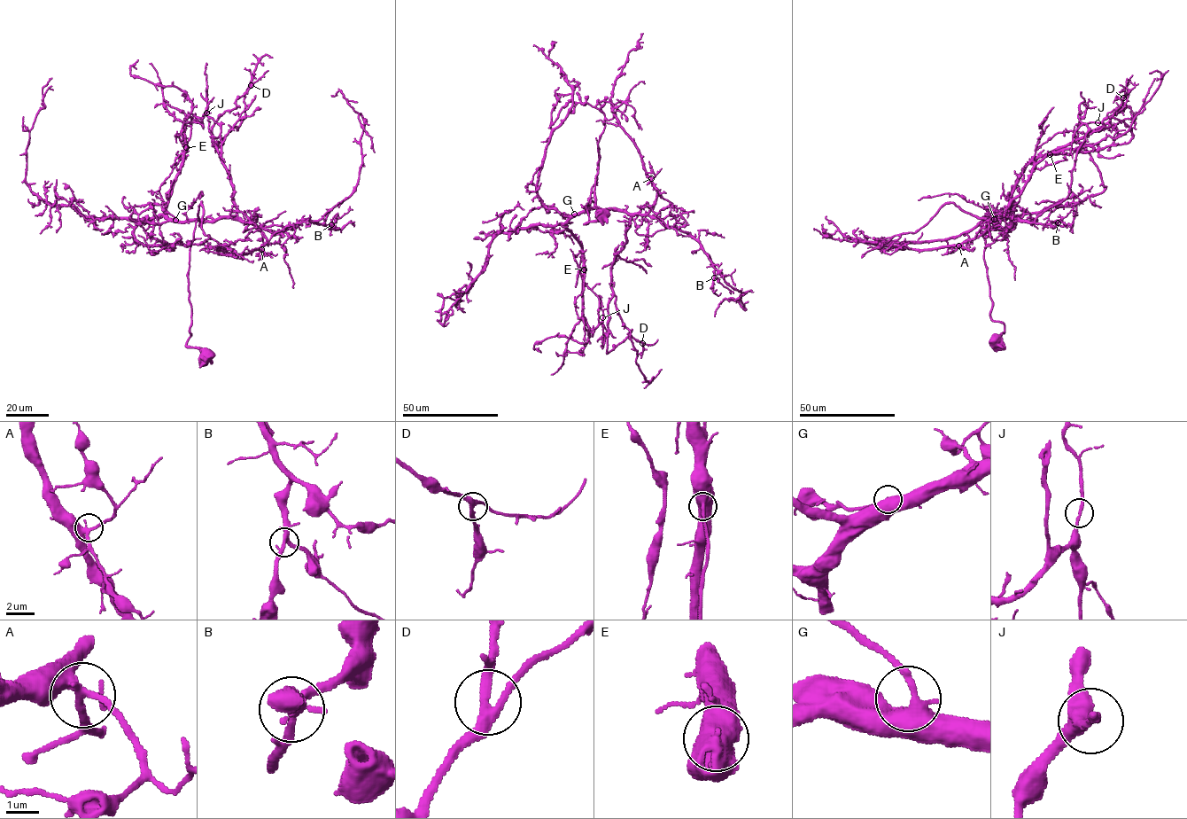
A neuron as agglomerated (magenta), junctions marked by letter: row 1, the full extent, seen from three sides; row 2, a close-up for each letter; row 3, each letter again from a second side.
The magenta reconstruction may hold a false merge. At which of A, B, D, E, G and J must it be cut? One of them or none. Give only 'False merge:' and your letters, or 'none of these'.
False merge: none of these

